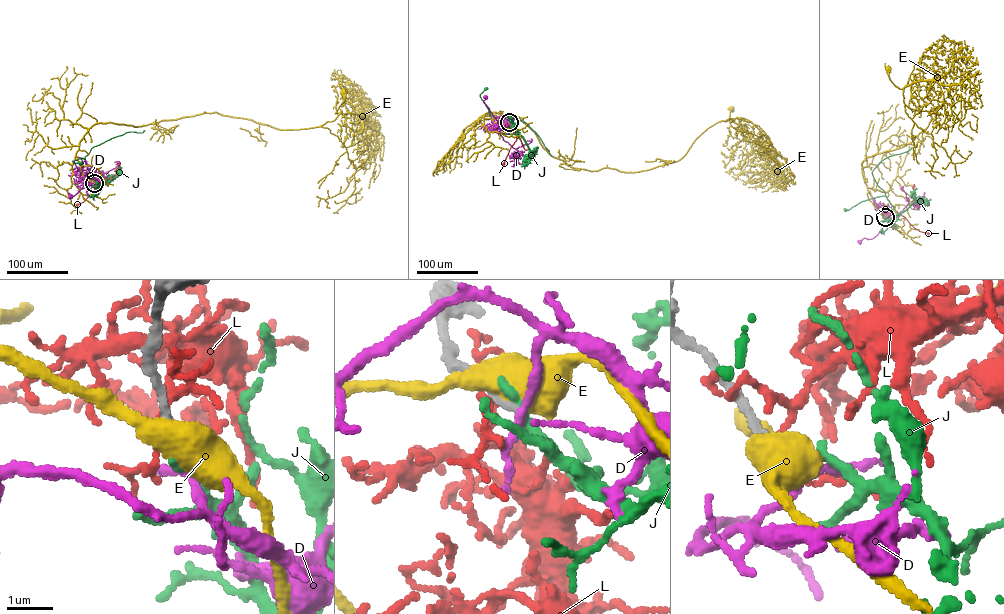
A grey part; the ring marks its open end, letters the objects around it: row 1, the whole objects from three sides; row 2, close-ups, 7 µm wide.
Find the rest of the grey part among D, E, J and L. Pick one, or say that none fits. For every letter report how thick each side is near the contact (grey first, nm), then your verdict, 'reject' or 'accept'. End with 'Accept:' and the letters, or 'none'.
D: 130 nm thick on the grey side, 160 nm on the other; reject
E: 200 nm thick on the grey side, 550 nm on the other; reject
J: 140 nm thick on the grey side, 280 nm on the other; reject
L: 200 nm thick on the grey side, 110 nm on the other; reject
Accept: none

